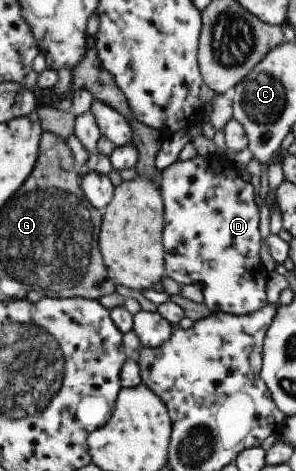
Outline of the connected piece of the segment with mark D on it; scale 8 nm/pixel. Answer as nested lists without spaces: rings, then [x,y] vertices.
[[[211,153],[205,156],[195,156],[187,161],[179,160],[167,169],[162,171],[162,183],[160,190],[164,197],[165,209],[165,229],[164,229],[164,245],[167,251],[167,272],[169,277],[177,281],[180,285],[197,285],[204,295],[204,304],[211,312],[225,312],[233,315],[248,315],[255,311],[260,311],[269,306],[267,299],[267,283],[269,283],[269,271],[265,269],[265,265],[261,264],[261,243],[263,243],[263,235],[259,229],[259,219],[261,219],[261,211],[257,207],[257,191],[250,183],[249,179],[245,179],[245,166],[237,167],[237,159],[228,159],[225,153]]]

